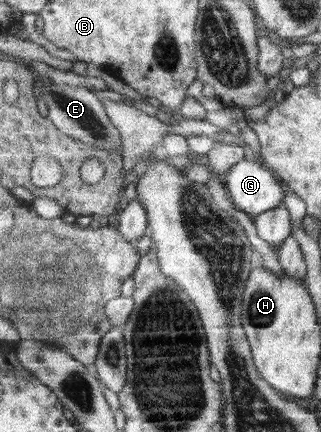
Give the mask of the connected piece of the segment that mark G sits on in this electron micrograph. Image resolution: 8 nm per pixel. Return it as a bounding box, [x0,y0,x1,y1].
[221,161,285,218]

